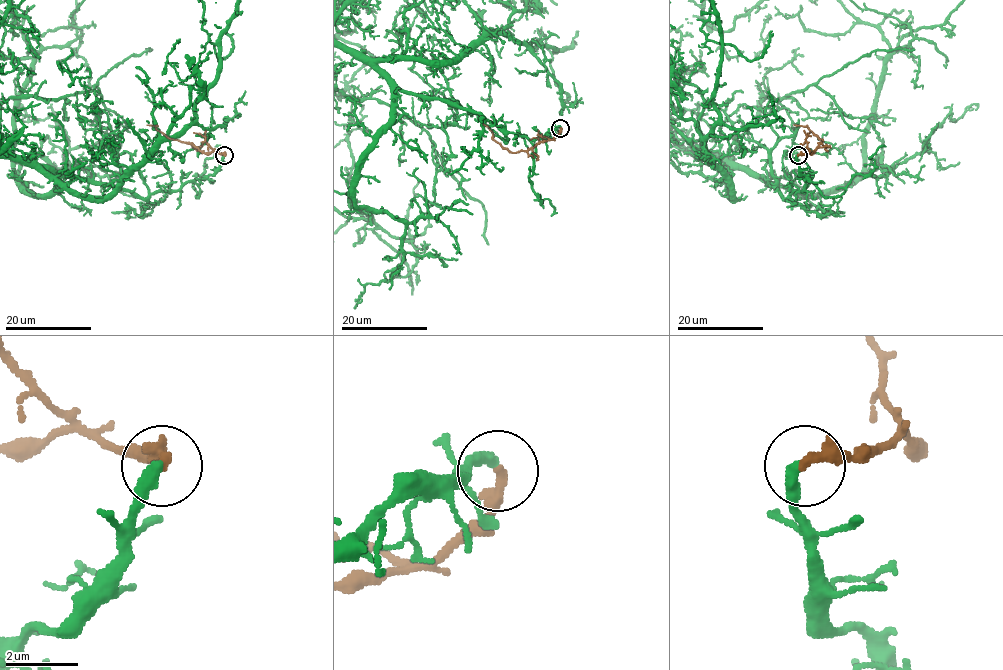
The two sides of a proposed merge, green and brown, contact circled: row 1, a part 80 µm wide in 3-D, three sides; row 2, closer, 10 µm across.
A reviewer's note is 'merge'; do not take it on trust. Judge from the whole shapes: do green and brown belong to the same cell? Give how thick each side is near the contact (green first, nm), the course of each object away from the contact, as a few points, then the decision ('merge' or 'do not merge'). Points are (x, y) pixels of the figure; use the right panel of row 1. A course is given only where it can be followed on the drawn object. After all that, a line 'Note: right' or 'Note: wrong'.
360 nm thick on the green side, 320 nm on the other; green runs (797, 155), (809, 180), (784, 198), (716, 153), (672, 39); brown runs (797, 155), (811, 153), (822, 140), (806, 126), (794, 125); merge
Note: right

